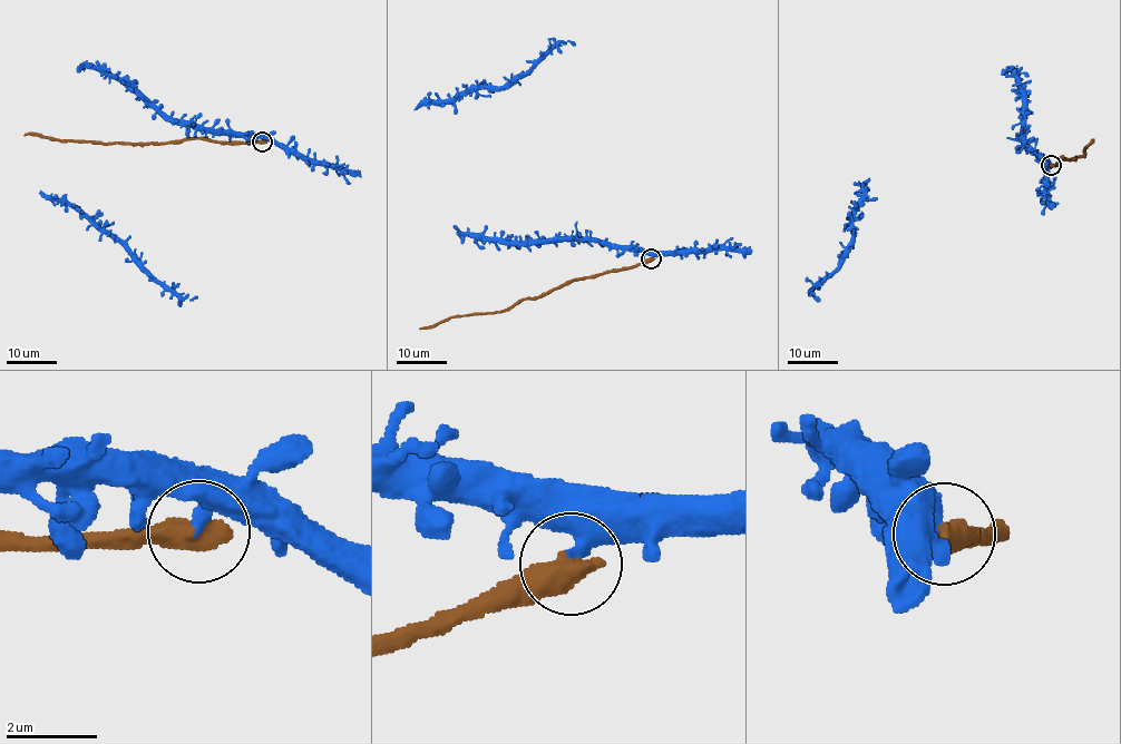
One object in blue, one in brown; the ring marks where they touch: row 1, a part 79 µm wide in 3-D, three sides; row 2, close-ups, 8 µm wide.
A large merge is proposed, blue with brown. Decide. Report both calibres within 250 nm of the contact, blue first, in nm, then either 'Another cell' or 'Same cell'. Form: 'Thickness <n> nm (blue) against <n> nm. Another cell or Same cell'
Thickness 320 nm (blue) against 600 nm. Another cell

